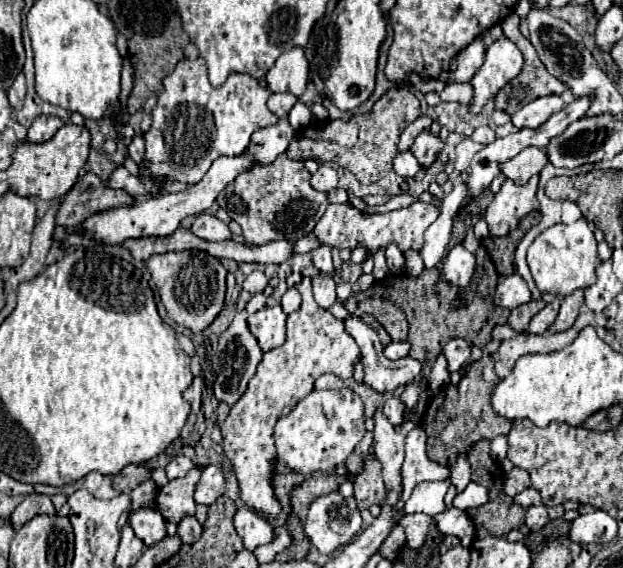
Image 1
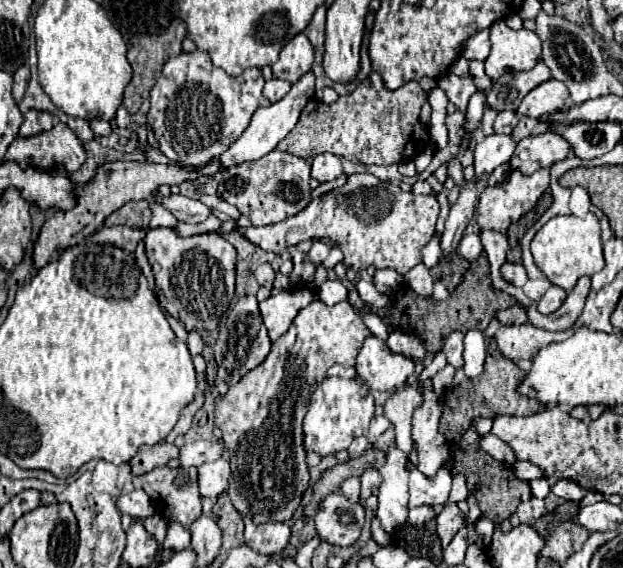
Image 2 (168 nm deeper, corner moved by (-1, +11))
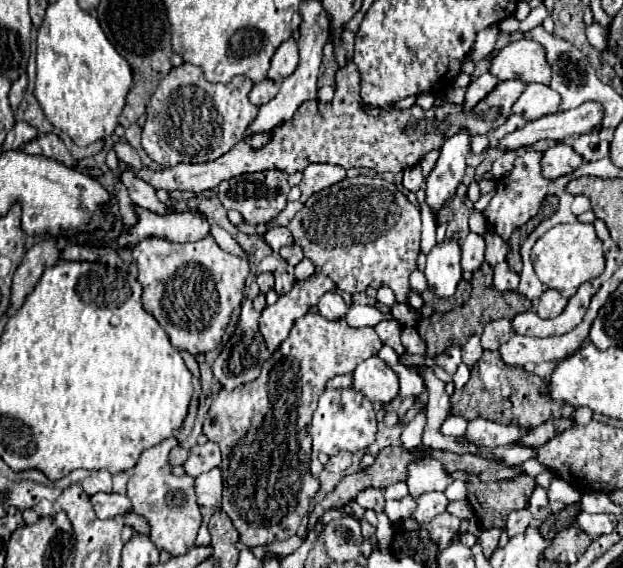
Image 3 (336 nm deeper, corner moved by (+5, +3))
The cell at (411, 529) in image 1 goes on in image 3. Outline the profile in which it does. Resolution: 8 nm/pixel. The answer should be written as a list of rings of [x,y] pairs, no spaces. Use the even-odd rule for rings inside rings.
[[[427,492],[417,498],[417,508],[413,512],[413,518],[421,524],[431,522],[437,514],[443,514],[447,510],[449,500],[445,498],[443,492]]]

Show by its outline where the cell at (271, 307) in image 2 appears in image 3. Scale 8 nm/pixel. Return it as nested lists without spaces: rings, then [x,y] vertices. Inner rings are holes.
[[[313,274],[307,280],[295,282],[293,290],[289,294],[279,296],[279,300],[273,306],[267,306],[261,312],[259,328],[267,342],[269,352],[275,352],[283,340],[287,340],[291,326],[297,318],[305,316],[311,306],[319,302],[319,298],[329,292],[337,290],[337,284],[325,276],[325,274]]]

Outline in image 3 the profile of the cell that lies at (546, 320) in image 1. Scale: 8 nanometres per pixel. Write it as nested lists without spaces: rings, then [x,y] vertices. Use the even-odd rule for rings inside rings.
[[[545,290],[537,304],[537,314],[541,318],[555,318],[559,316],[567,306],[567,298],[563,298],[557,290]]]

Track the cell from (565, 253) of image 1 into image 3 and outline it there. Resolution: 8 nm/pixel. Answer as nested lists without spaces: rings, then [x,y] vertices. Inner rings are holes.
[[[583,222],[553,226],[535,242],[531,260],[537,272],[537,278],[547,288],[561,292],[565,298],[571,298],[583,282],[595,280],[605,270],[603,242],[597,238],[593,224],[583,224]]]

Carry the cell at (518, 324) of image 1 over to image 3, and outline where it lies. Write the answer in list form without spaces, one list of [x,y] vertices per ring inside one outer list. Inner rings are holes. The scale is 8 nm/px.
[[[501,318],[501,320],[493,320],[485,326],[483,334],[481,334],[481,346],[483,350],[497,350],[501,344],[505,344],[511,338],[511,320]]]

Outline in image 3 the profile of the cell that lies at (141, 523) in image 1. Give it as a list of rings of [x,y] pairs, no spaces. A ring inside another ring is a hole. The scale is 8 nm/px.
[[[97,492],[91,496],[91,504],[95,508],[97,518],[115,518],[131,510],[131,502],[123,494],[105,494]]]

